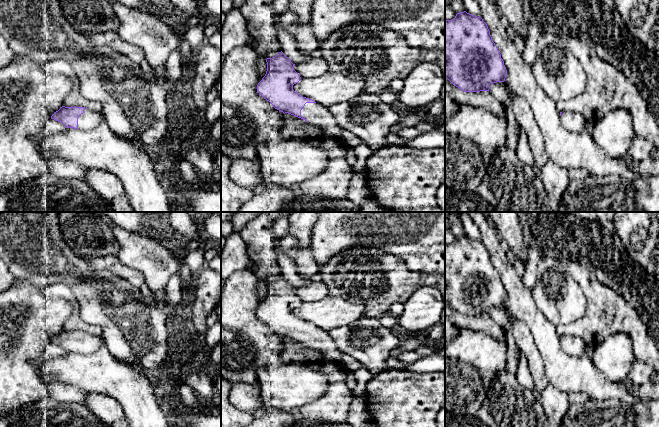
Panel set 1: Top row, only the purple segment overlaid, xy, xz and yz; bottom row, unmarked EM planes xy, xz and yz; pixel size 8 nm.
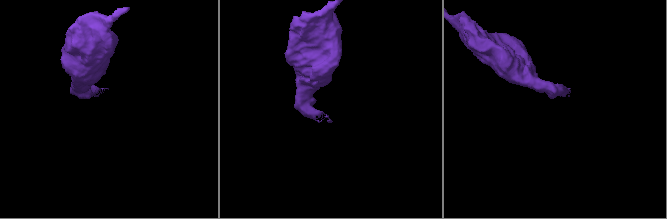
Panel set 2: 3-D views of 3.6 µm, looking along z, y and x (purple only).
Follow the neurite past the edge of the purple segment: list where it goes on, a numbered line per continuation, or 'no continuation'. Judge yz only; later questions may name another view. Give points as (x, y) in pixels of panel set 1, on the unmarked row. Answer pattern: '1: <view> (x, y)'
1: yz (575, 346)

